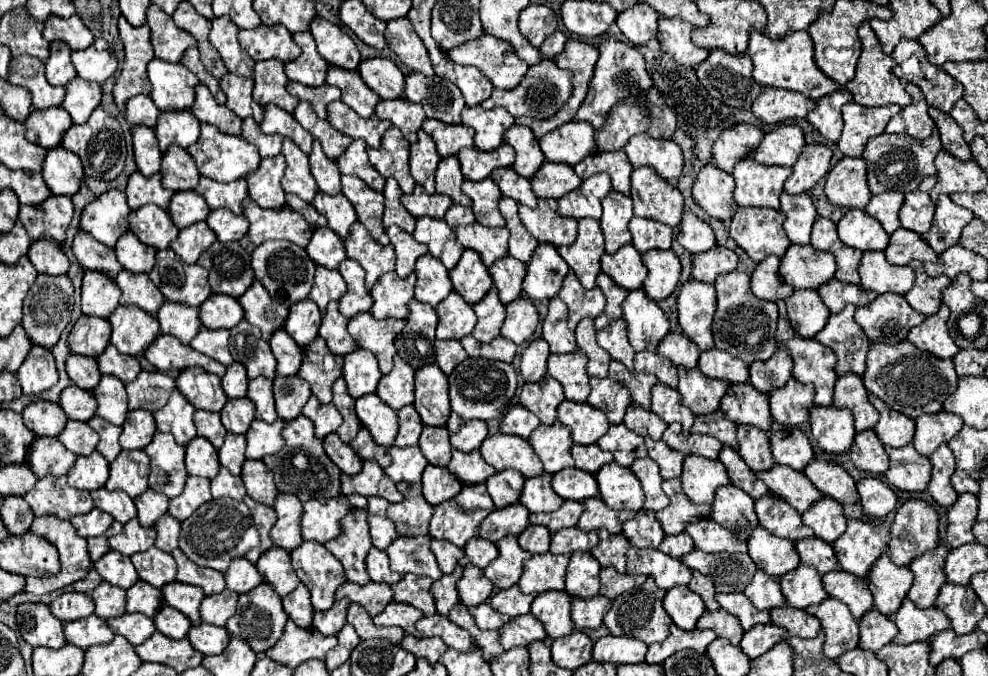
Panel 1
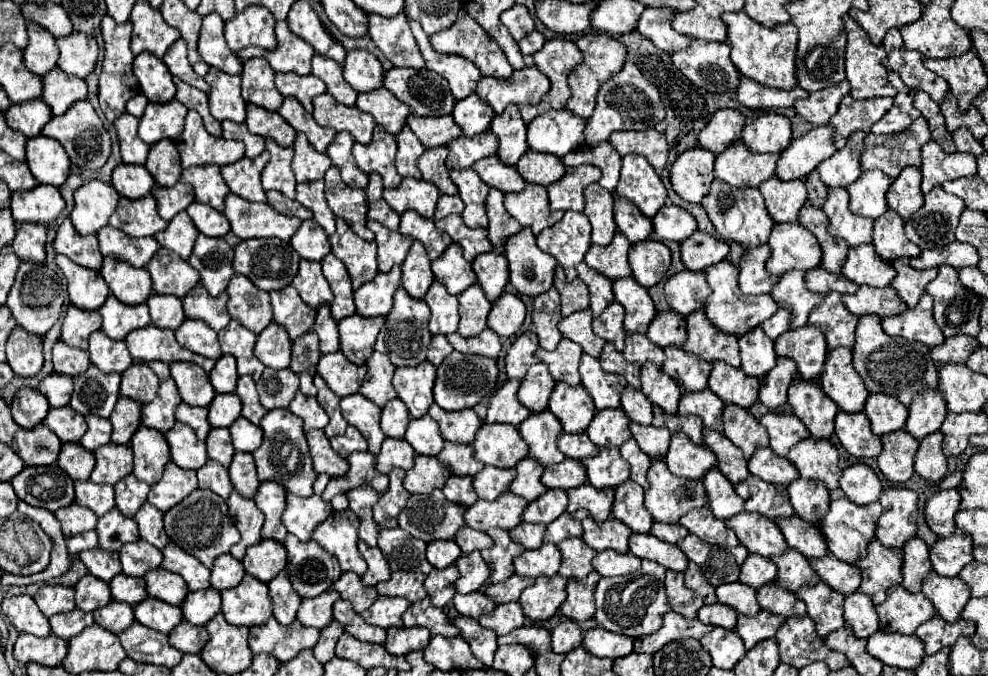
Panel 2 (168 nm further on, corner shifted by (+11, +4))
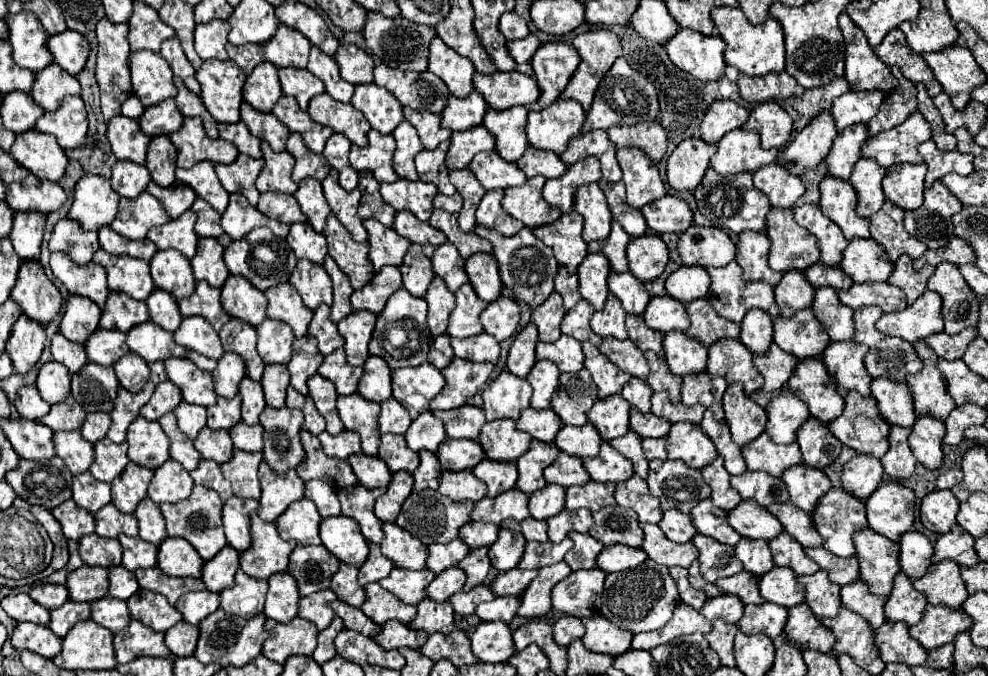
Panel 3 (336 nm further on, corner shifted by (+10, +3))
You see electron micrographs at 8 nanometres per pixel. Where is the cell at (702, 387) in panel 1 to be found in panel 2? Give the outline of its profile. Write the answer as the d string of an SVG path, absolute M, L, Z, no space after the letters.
M665 348L667 360L663 362L663 372L669 374L677 384L681 384L683 392L701 392L707 388L707 378L711 374L709 362L699 362L691 354L685 354L683 348Z

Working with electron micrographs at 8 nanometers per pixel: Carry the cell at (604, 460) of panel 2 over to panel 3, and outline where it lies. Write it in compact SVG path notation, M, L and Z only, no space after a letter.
M602 441L598 457L586 459L584 467L594 481L604 481L604 483L606 481L620 483L634 475L632 463L622 453L618 453L608 441Z

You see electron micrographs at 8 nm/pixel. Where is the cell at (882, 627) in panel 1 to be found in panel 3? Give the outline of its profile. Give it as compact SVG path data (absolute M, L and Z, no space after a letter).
M858 579L854 583L844 585L840 589L840 595L842 595L842 605L868 619L868 623L874 625L874 629L878 629L884 623L886 597L872 593L864 581Z

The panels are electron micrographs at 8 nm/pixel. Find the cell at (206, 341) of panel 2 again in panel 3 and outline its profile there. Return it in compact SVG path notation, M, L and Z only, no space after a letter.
M202 317L182 319L178 331L174 331L174 341L186 349L192 349L210 359L220 359L224 349L220 345L218 333Z

